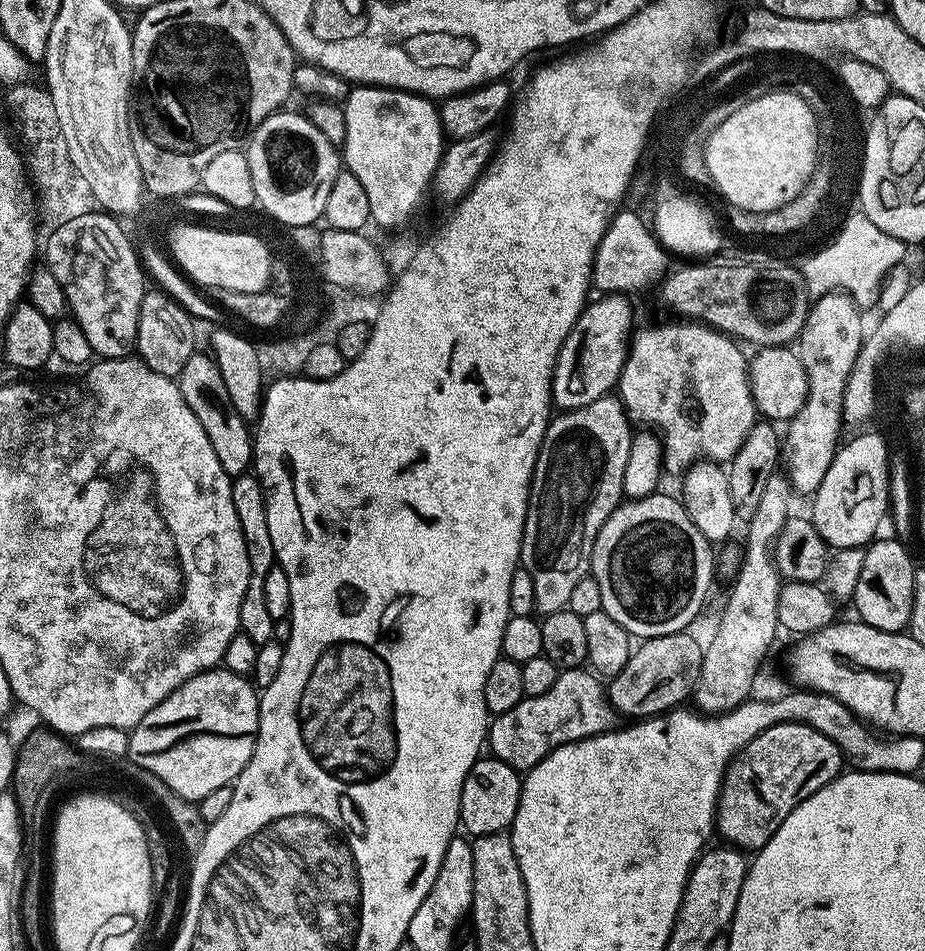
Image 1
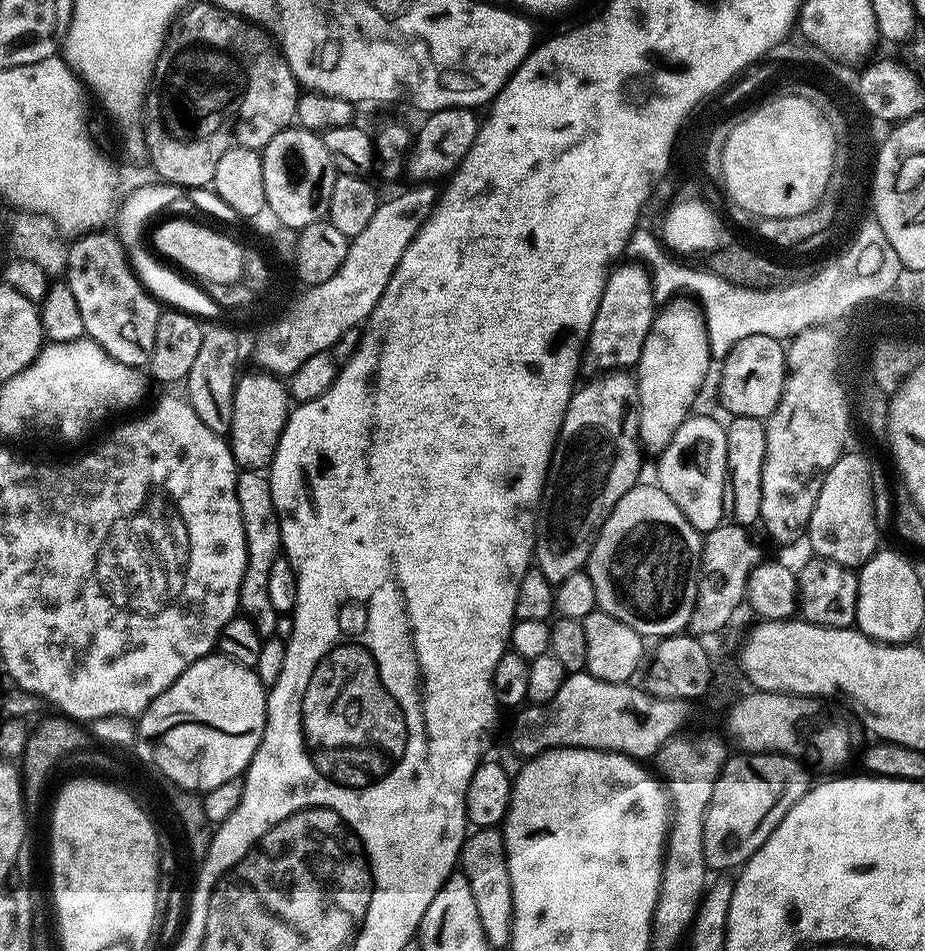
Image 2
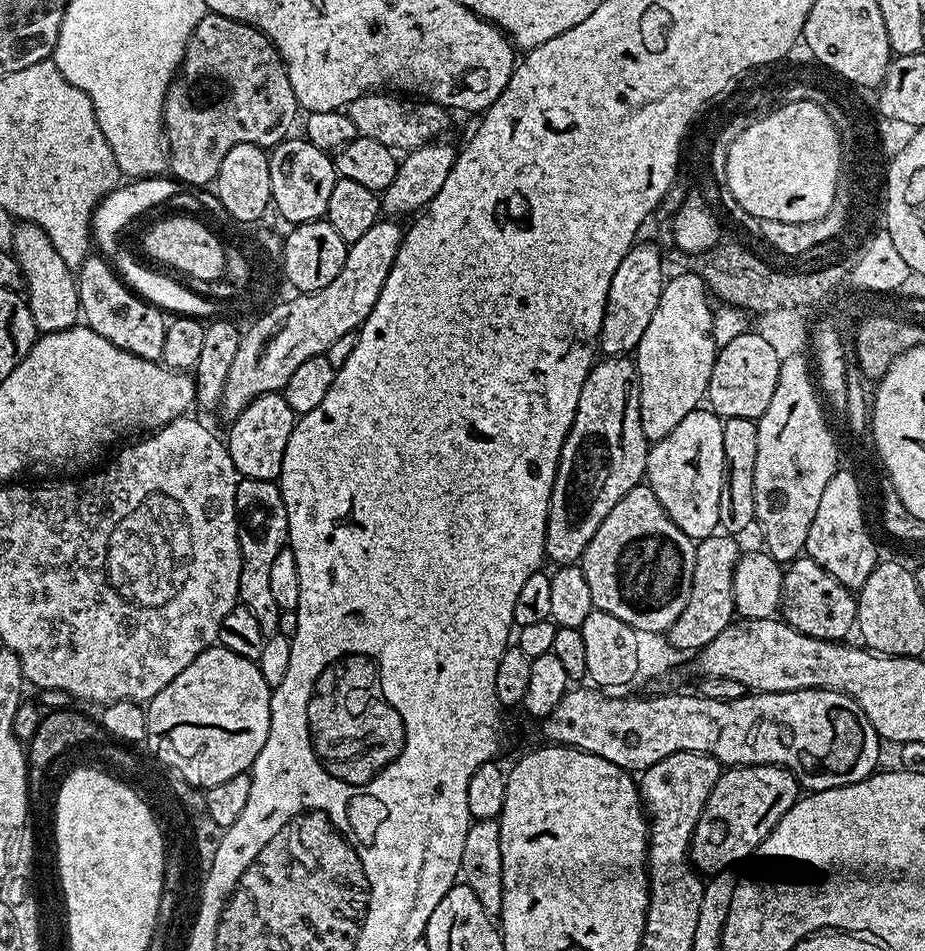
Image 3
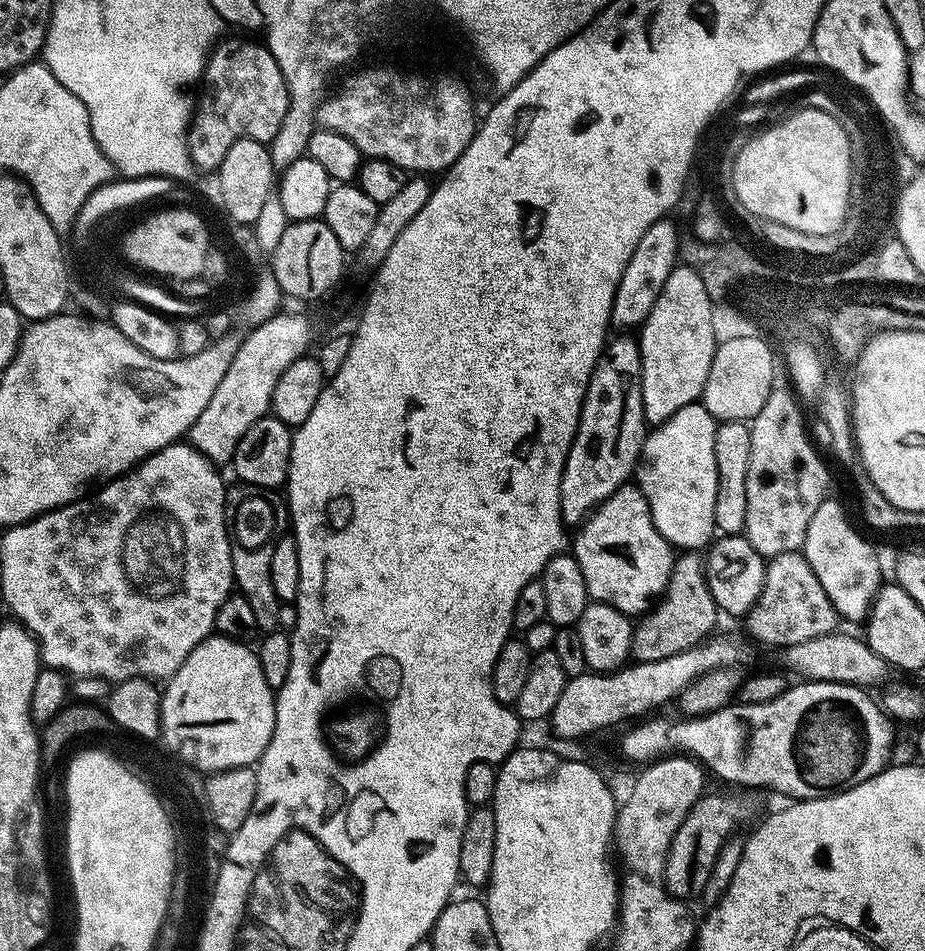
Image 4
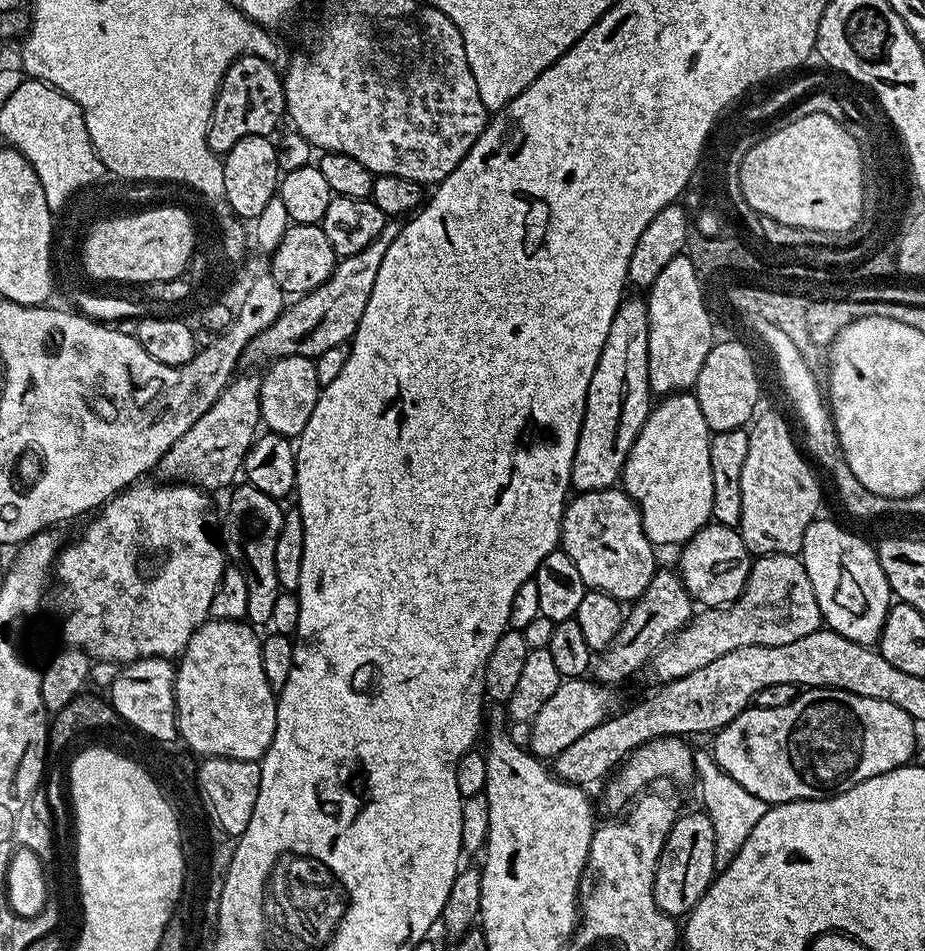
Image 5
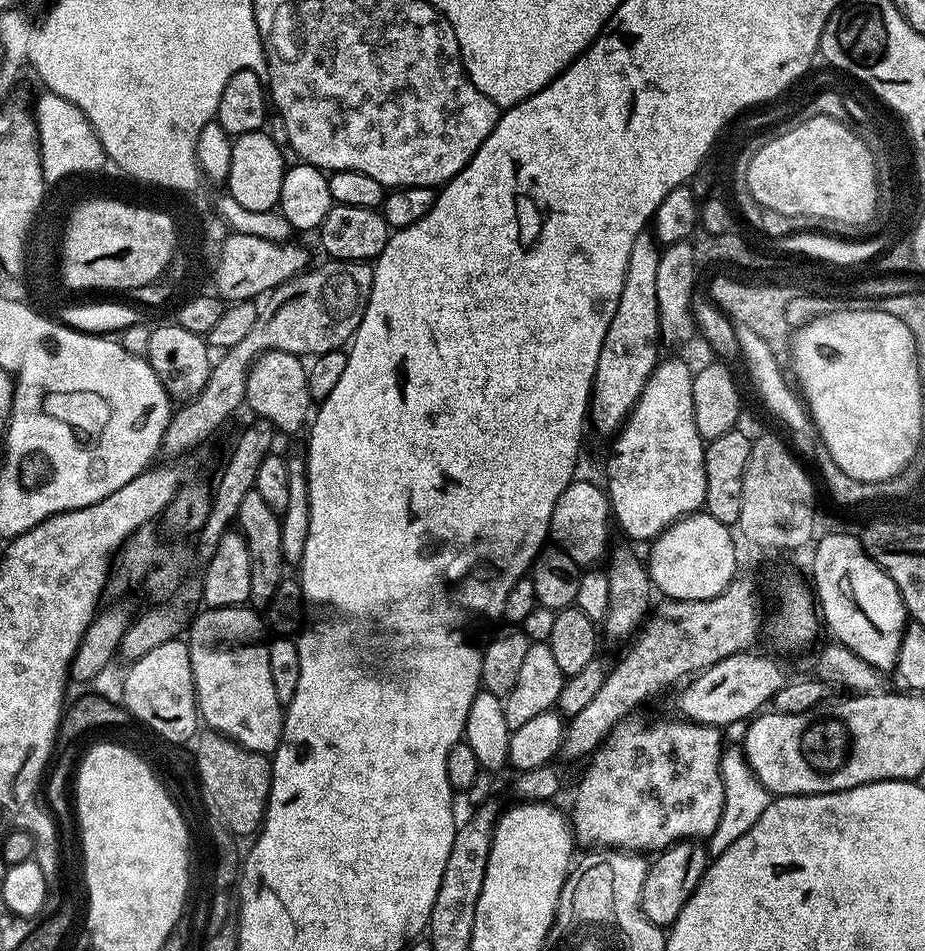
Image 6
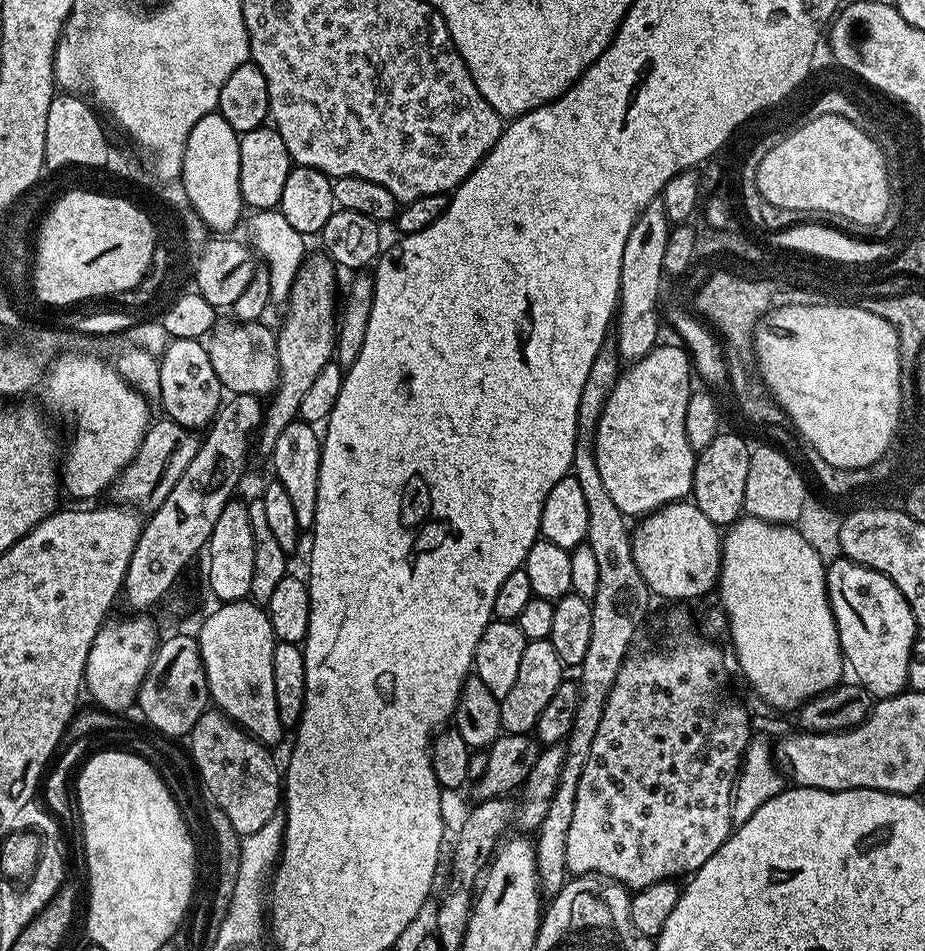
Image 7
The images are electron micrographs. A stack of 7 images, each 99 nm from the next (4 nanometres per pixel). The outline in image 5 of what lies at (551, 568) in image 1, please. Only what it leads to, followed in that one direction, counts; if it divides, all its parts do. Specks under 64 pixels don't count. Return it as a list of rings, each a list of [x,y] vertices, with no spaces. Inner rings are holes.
[[[631,296],[621,300],[618,306],[614,322],[610,322],[610,334],[606,334],[606,346],[602,346],[602,354],[598,358],[594,378],[590,378],[586,410],[572,463],[571,487],[577,493],[611,488],[621,479],[626,458],[654,407],[653,401],[648,401],[648,302]]]

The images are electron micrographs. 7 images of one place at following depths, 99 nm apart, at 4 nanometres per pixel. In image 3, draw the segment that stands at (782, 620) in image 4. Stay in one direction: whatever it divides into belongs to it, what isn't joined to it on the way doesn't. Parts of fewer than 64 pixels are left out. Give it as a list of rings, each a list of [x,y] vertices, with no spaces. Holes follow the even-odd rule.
[[[801,554],[784,568],[780,612],[792,628],[819,640],[843,641],[856,628],[856,596],[834,574],[822,570],[814,558]]]

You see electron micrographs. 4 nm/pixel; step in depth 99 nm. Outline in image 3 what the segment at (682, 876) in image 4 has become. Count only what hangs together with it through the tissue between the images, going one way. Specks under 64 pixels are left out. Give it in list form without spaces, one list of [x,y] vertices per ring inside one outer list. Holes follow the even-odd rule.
[[[741,764],[728,766],[721,771],[714,790],[710,790],[710,798],[706,798],[706,806],[698,818],[698,826],[694,826],[692,841],[688,847],[688,859],[693,868],[705,877],[711,878],[717,872],[735,869],[744,859],[751,857],[766,837],[778,826],[778,822],[796,805],[802,795],[800,783],[790,770],[780,768],[776,764]]]

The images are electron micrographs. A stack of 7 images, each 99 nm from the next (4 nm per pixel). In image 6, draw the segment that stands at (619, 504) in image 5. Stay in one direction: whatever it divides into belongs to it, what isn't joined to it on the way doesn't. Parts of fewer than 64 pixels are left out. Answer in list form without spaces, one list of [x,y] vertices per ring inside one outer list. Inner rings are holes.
[[[573,479],[572,483],[558,494],[558,502],[554,502],[554,514],[550,514],[550,540],[555,547],[560,548],[574,562],[581,566],[596,566],[605,559],[609,551],[608,535],[613,525],[610,523],[612,506],[608,502],[608,493],[603,487],[591,484],[588,480]],[[608,520],[609,524],[608,525]],[[612,527],[612,528],[611,528]],[[605,551],[605,552],[604,552]]]

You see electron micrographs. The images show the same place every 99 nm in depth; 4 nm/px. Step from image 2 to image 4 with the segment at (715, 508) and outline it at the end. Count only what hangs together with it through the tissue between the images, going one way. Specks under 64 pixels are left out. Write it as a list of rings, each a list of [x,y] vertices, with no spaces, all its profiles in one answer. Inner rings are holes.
[[[703,403],[687,404],[666,422],[655,425],[645,435],[644,449],[636,465],[634,480],[642,490],[650,506],[650,518],[658,526],[658,534],[666,538],[676,550],[704,550],[713,543],[717,535],[714,522],[714,502],[718,498],[718,470],[714,462],[714,434],[717,420],[704,408]]]

